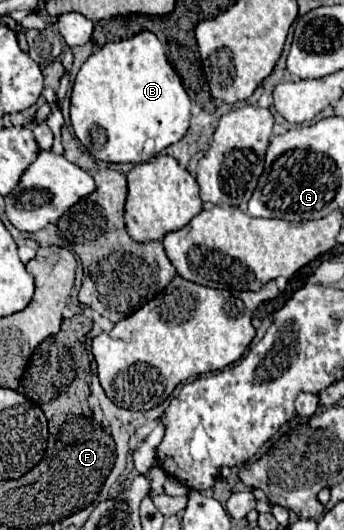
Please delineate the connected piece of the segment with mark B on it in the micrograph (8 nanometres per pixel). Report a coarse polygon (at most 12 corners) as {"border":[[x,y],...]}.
{"border":[[153,32],[81,66],[71,126],[103,162],[179,142],[191,100]]}

